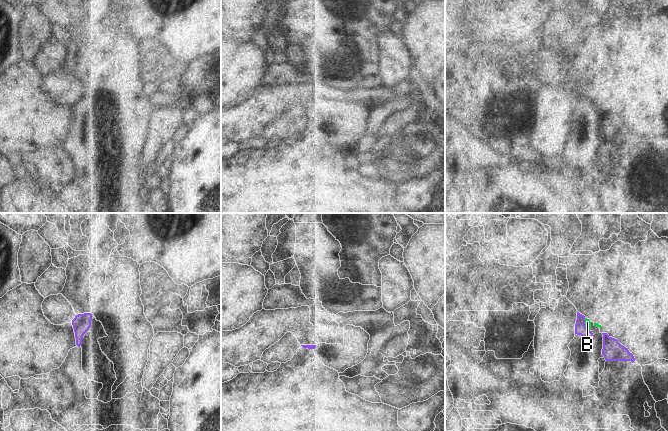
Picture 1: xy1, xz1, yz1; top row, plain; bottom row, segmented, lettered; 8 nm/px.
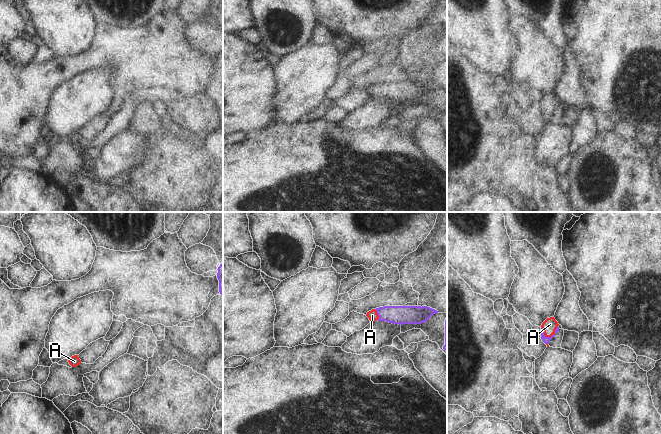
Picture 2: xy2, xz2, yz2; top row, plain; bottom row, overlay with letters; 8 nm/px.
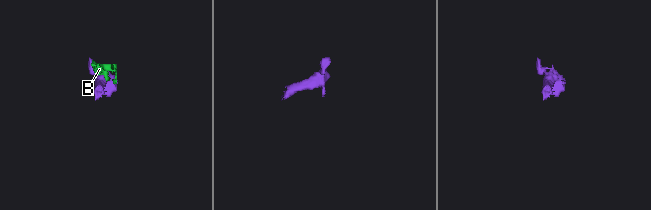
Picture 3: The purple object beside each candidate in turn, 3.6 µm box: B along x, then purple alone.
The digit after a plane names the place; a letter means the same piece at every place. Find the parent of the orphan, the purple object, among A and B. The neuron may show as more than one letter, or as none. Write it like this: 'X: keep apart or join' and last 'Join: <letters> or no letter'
A: join
B: join
Join: A, B

